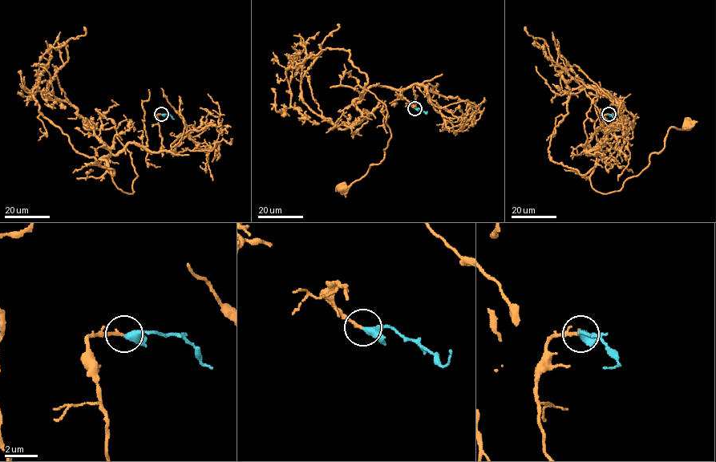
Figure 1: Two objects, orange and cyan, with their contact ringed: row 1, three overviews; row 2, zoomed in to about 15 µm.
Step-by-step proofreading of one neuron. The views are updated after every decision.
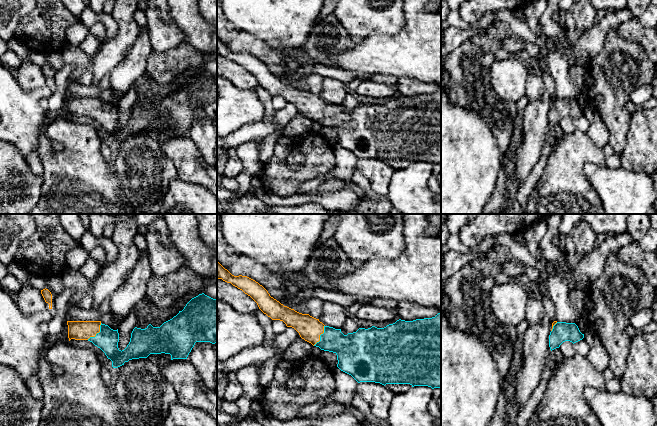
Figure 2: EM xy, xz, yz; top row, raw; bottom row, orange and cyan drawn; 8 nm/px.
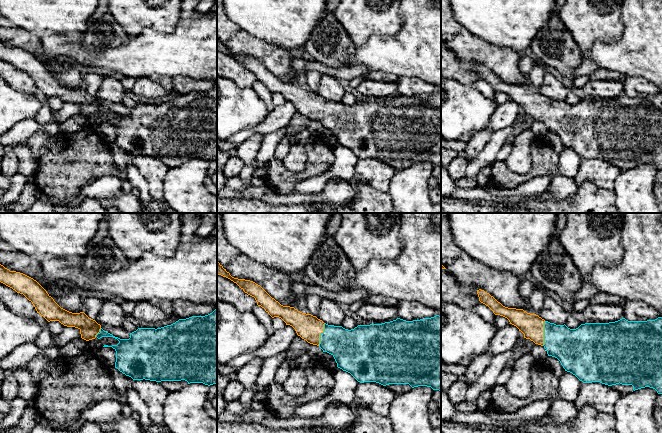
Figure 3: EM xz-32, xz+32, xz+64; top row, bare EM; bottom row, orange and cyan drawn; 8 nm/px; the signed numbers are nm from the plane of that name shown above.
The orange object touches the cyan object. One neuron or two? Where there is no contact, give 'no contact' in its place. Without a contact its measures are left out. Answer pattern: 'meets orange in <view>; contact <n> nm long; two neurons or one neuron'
meets orange in xz; contact 190 nm long; one neuron

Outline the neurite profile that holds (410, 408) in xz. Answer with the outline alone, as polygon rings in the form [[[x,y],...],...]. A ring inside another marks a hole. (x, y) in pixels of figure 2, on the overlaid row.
[[[414,386],[410,390],[394,394],[388,410],[390,426],[441,426],[436,425],[428,411],[433,389]]]

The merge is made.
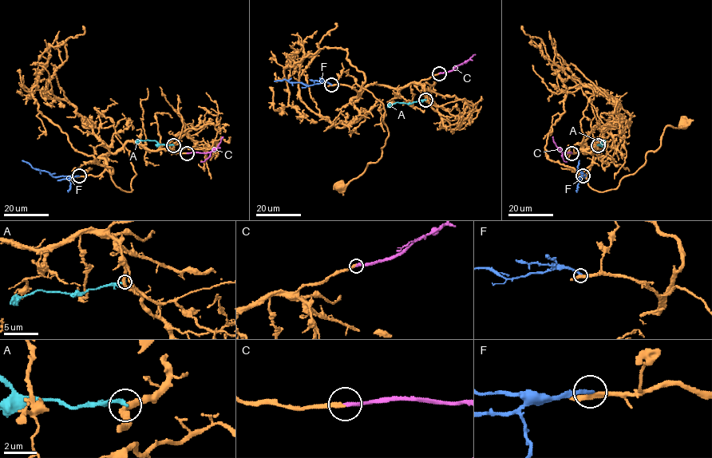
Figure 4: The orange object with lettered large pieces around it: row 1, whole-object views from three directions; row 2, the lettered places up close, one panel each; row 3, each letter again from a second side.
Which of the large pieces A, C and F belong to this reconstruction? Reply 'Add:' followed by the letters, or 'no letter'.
Add: C

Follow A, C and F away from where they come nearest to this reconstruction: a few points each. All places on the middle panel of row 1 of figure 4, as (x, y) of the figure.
A: (425, 100), (394, 103), (387, 107)
C: (440, 73), (452, 71), (475, 54)
F: (331, 84), (321, 82), (306, 85), (284, 79), (274, 80)

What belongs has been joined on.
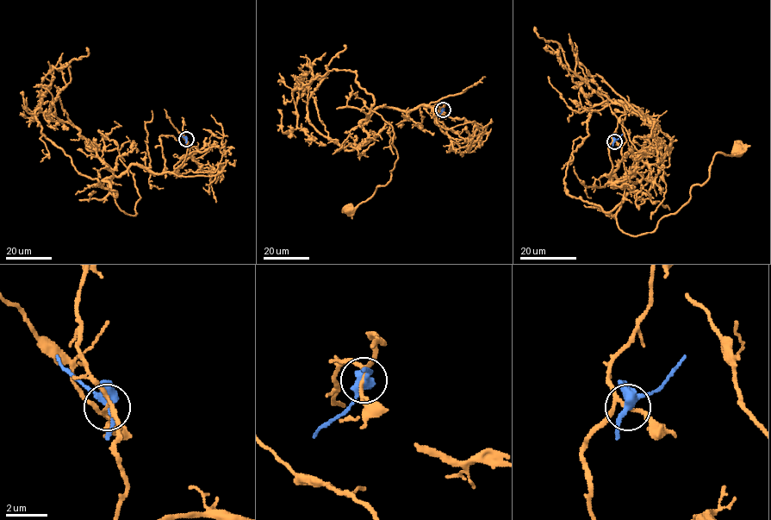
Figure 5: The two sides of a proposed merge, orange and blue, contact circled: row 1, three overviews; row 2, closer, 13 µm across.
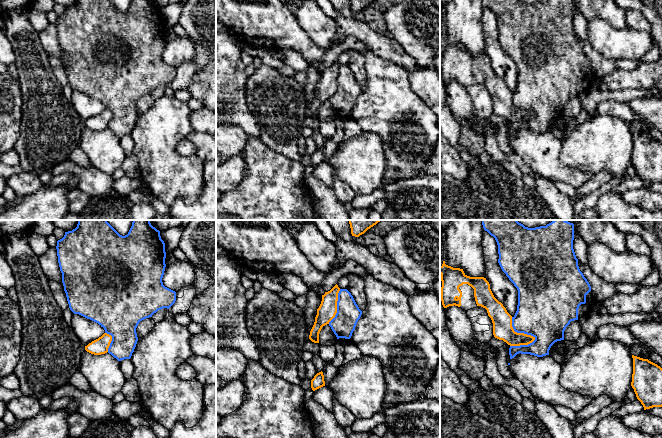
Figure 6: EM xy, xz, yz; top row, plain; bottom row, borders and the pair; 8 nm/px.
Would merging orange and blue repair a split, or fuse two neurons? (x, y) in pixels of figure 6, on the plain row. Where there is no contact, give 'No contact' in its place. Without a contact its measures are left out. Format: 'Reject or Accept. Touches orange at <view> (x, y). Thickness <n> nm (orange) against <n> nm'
Reject. Touches orange at yz (520, 109). Thickness 160 nm (orange) against 420 nm

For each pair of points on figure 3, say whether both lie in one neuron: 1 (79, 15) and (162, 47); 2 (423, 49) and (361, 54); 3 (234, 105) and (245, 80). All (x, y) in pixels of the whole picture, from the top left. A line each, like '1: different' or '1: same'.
1: different
2: same
3: different

